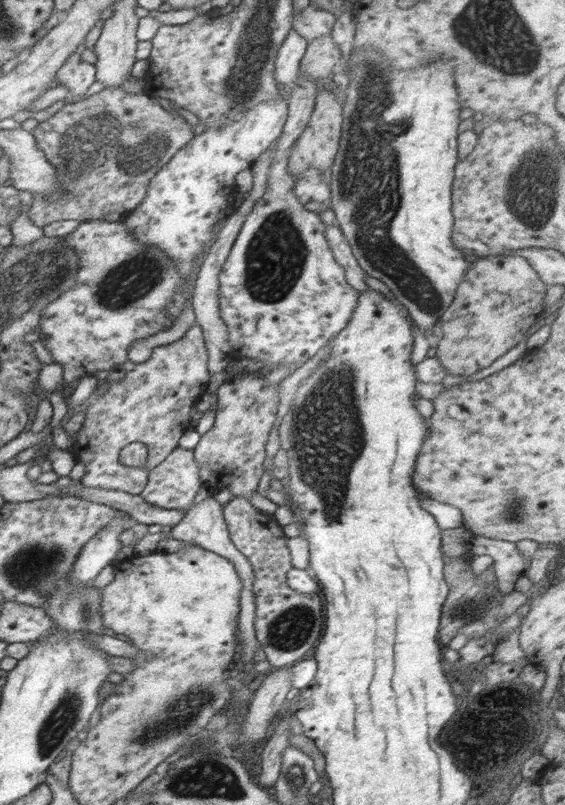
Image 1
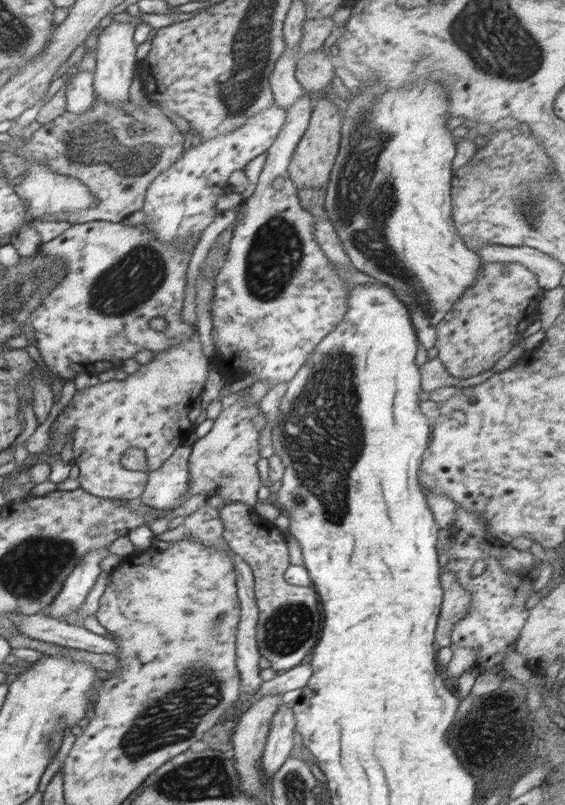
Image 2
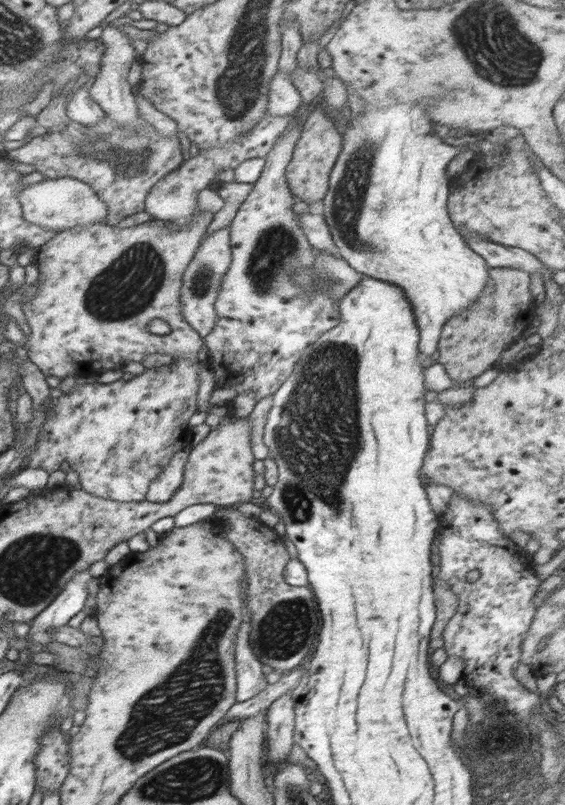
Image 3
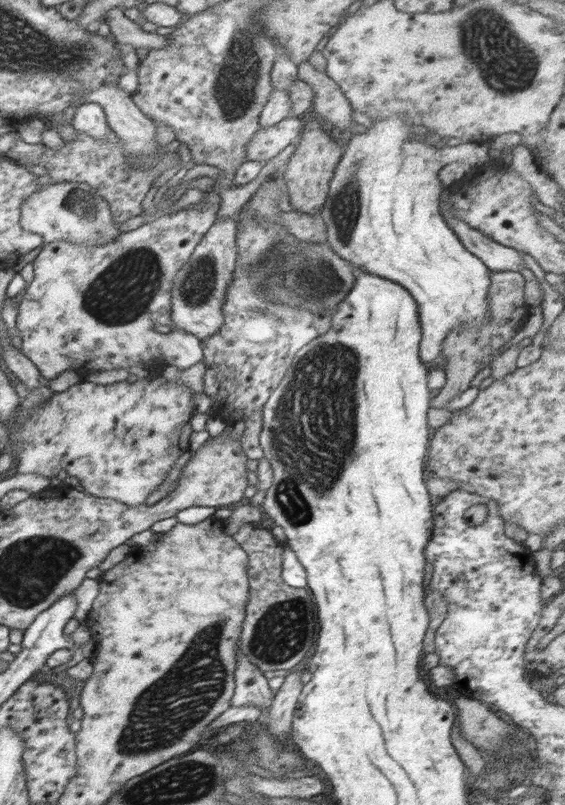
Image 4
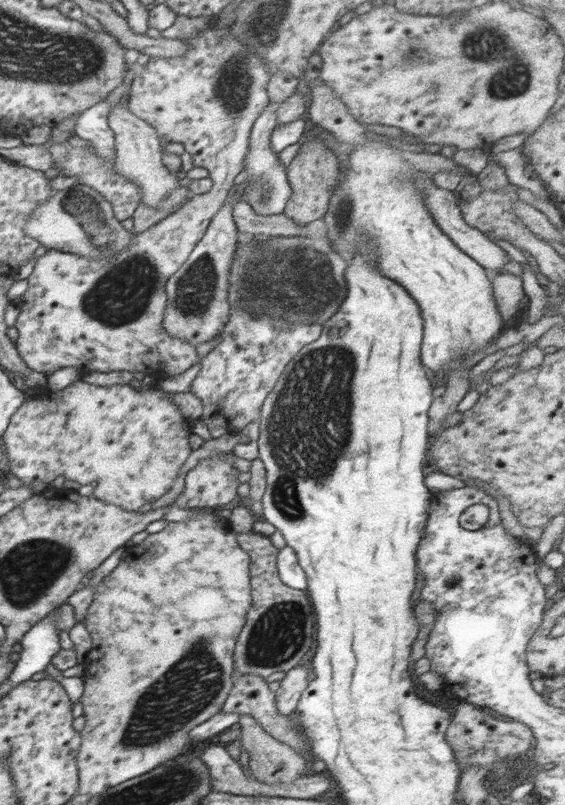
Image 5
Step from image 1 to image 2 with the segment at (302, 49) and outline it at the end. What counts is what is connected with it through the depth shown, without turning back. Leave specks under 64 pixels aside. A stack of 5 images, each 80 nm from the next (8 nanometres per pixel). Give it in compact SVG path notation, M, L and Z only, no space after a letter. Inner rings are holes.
M299 45L286 46L282 56L276 62L269 78L275 106L287 111L303 95L305 89L295 77L298 60L301 58Z

